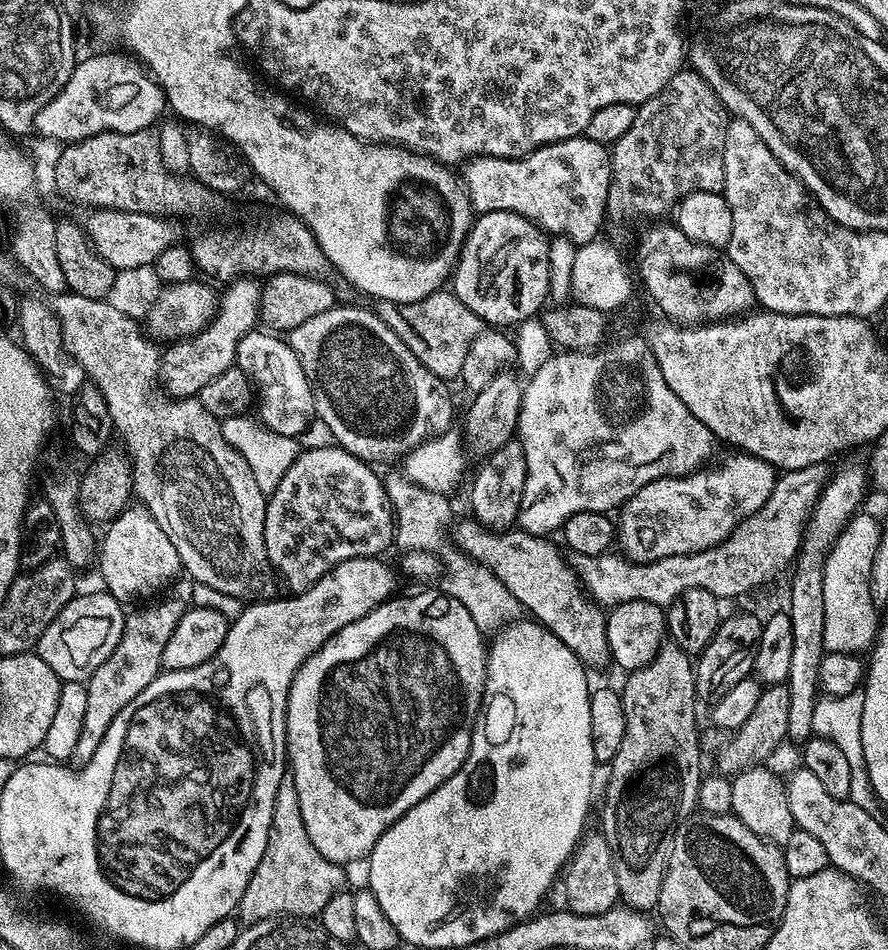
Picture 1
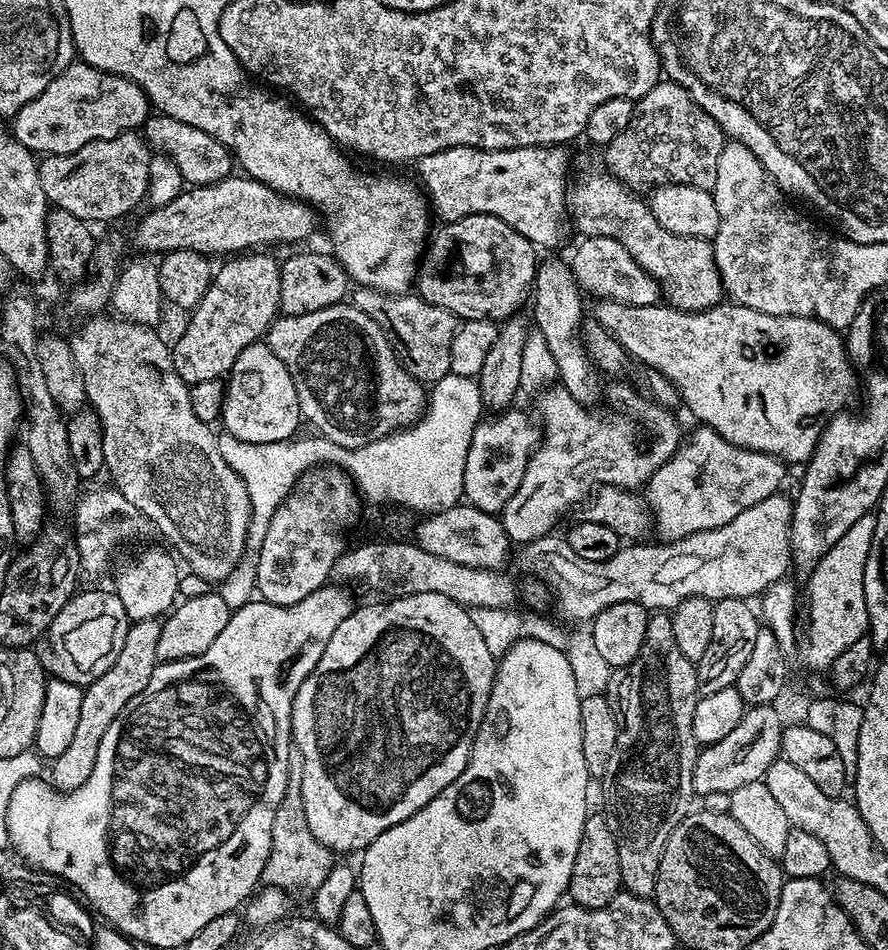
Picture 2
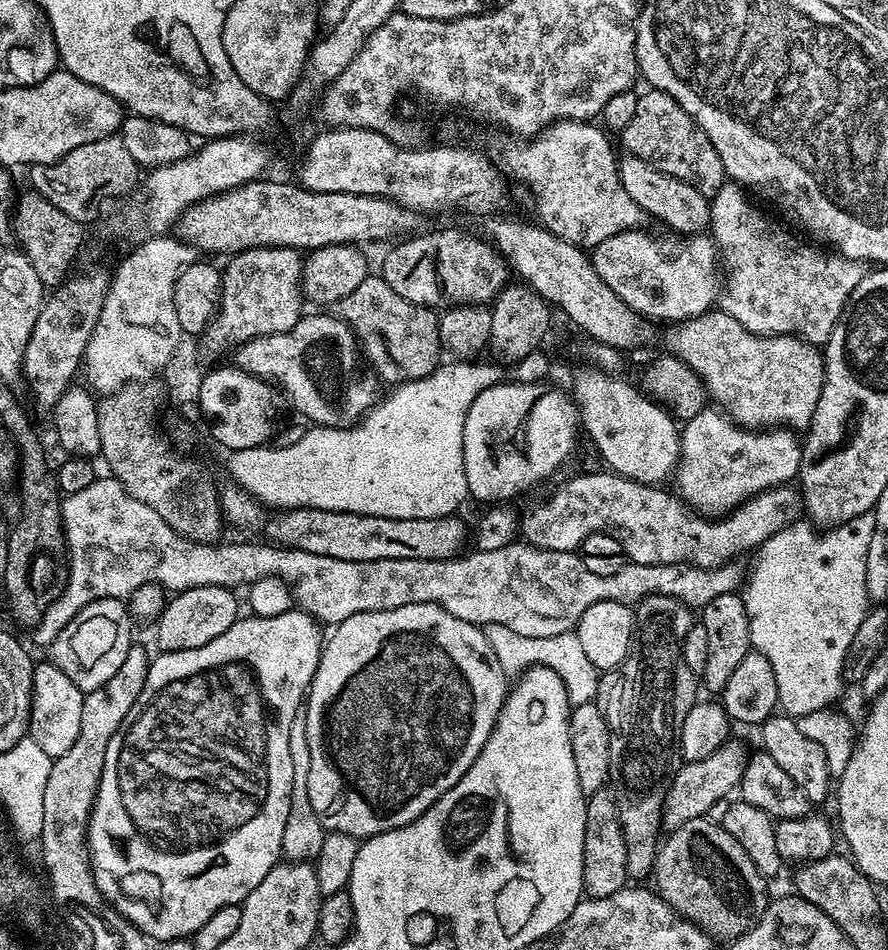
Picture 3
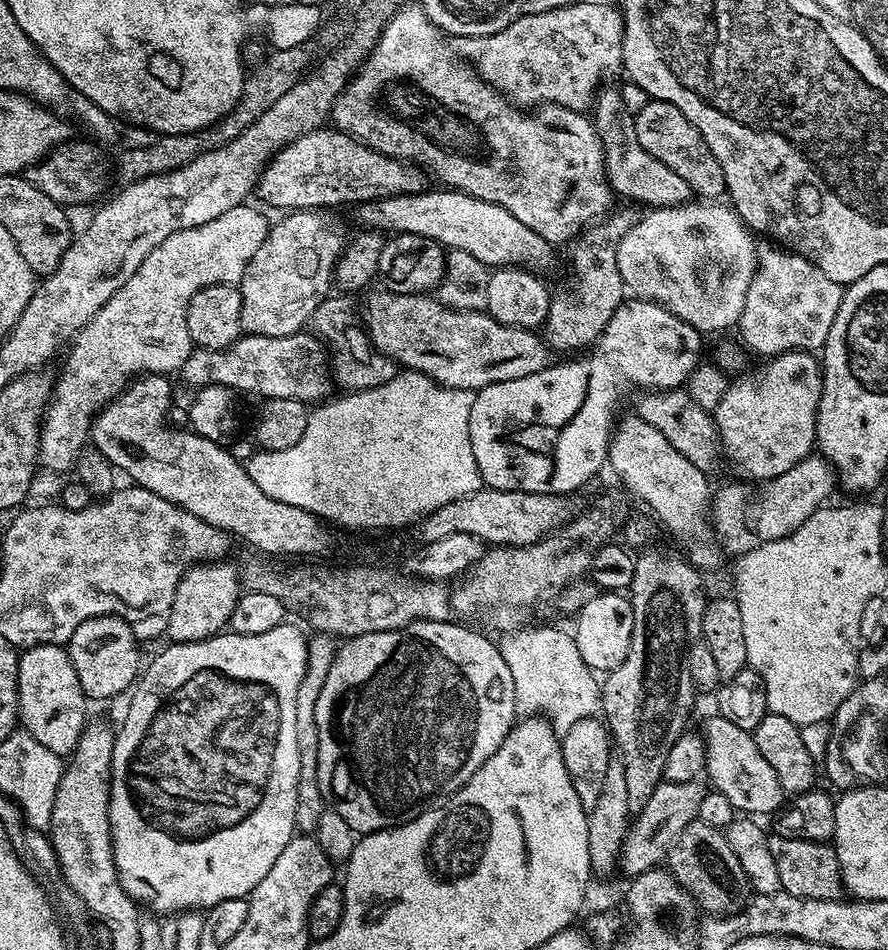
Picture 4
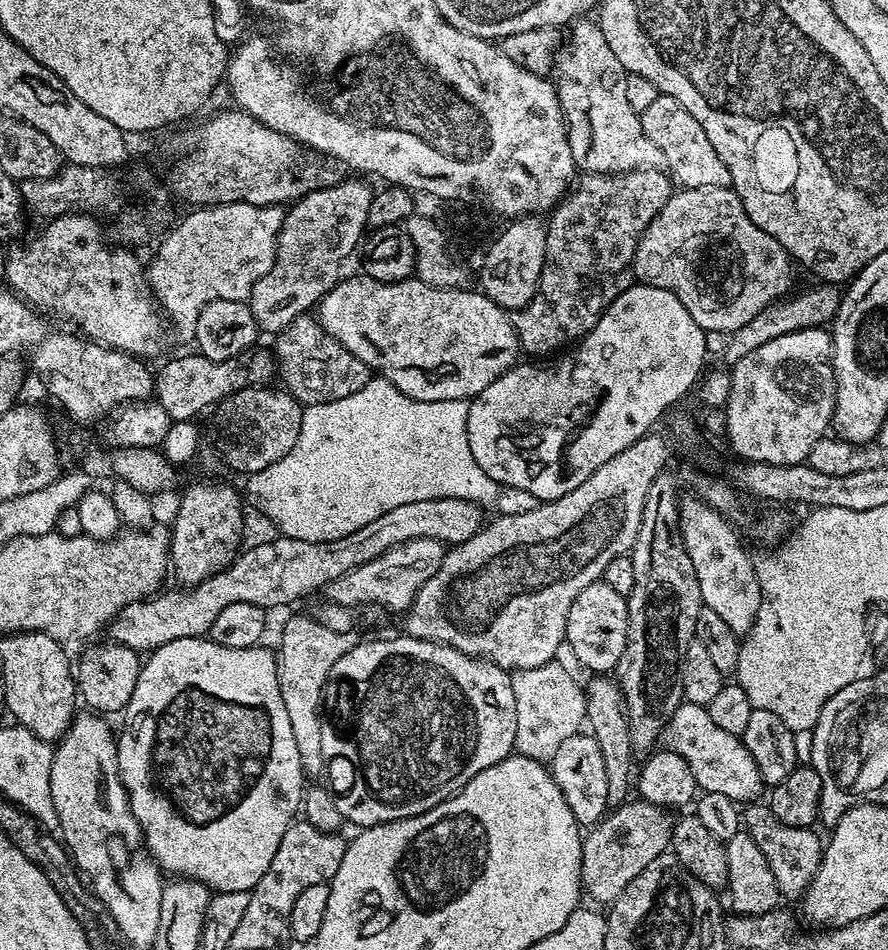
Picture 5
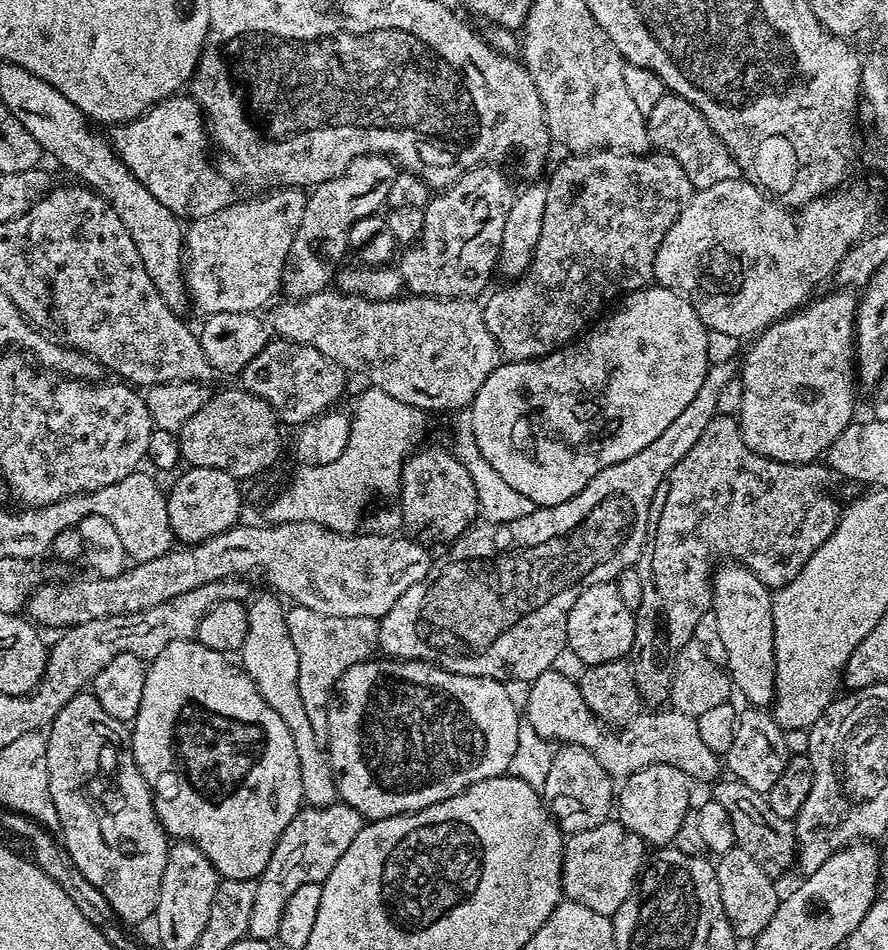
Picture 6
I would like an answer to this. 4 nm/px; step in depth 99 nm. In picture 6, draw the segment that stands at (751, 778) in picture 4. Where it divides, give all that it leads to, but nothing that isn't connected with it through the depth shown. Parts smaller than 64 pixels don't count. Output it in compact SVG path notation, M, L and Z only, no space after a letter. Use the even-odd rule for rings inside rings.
M556 671L542 673L537 680L531 681L529 687L532 689L528 692L526 720L540 736L560 744L586 746L586 750L590 750L594 758L602 762L602 766L613 778L627 778L638 770L646 770L646 766L655 764L678 766L678 770L682 770L696 782L712 782L721 775L721 757L712 752L706 742L702 742L695 716L687 716L675 710L652 710L649 711L652 712L649 716L648 713L641 714L625 728L609 728L592 713L590 706L586 706L579 683L573 677L571 680Z

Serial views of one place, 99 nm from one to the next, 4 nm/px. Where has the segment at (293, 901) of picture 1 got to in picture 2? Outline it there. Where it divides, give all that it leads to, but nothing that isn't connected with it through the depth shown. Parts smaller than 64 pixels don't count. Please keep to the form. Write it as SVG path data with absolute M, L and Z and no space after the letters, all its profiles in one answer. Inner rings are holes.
M293 746L286 766L286 794L282 794L282 802L278 802L278 814L274 814L270 858L266 858L262 877L263 883L269 889L289 894L316 892L318 886L326 882L326 874L330 874L334 863L333 852L326 846L322 846L318 838L314 838L314 833L310 830L310 822L306 822L306 805L302 802L303 769L302 750Z

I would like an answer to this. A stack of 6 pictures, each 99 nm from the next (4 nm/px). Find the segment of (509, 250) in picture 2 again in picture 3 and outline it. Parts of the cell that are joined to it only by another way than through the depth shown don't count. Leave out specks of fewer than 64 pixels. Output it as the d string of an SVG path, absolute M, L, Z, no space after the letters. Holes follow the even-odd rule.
M456 228L432 232L429 236L415 236L408 238L413 240L393 243L393 248L384 256L382 269L390 290L402 294L406 302L433 310L439 309L443 300L449 300L447 303L452 306L484 306L495 300L509 283L508 261L487 243L479 244Z

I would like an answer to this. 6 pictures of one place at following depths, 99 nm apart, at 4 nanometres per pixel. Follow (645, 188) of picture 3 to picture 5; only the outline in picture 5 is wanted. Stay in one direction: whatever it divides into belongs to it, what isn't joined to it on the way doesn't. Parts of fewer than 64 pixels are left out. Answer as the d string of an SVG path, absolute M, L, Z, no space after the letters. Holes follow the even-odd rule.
M580 18L568 30L569 40L567 36L566 43L554 58L554 72L560 75L554 80L554 87L567 121L570 154L574 154L574 162L588 174L666 169L662 150L644 136L640 113L630 107L626 98L629 73L625 72L622 62L614 58L614 50L606 46L599 23L592 21L591 24L588 18Z

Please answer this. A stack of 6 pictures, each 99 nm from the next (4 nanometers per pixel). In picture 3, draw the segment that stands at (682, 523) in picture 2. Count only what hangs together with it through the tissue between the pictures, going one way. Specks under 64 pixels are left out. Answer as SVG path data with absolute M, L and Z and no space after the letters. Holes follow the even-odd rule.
M705 406L683 421L680 461L674 473L675 491L689 508L701 514L734 509L767 488L779 488L795 481L800 474L801 447L795 431L783 426L753 430L737 424L719 407Z

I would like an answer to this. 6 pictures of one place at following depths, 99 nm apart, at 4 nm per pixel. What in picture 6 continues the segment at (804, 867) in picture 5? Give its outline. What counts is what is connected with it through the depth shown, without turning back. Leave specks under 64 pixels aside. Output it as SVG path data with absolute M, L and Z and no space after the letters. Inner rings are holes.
M720 778L711 785L711 799L718 802L730 814L730 822L734 825L736 847L746 850L762 870L773 878L779 878L788 867L796 864L796 826L793 821L782 818L770 810L770 802L763 792L750 790L746 782L735 778Z

